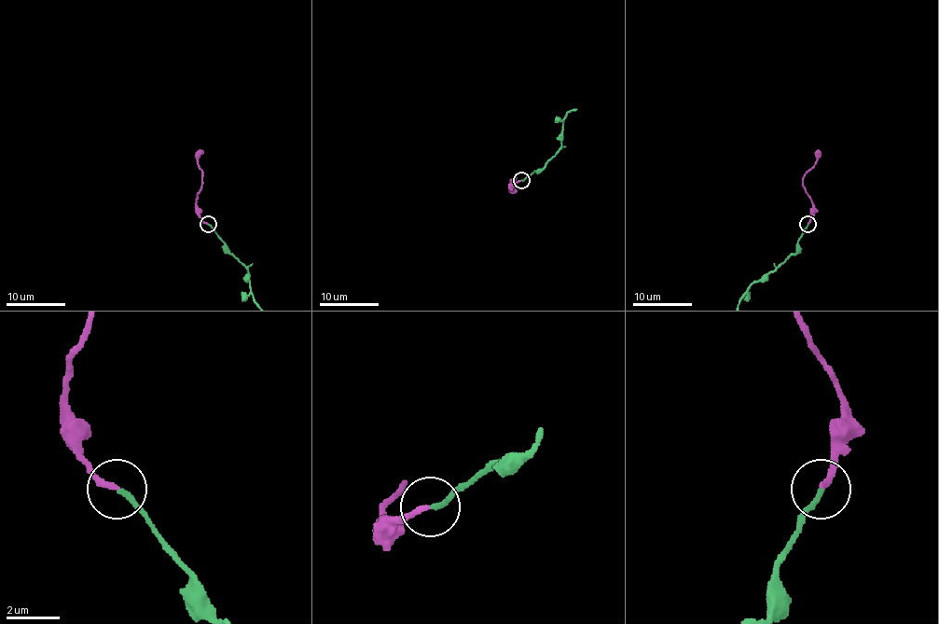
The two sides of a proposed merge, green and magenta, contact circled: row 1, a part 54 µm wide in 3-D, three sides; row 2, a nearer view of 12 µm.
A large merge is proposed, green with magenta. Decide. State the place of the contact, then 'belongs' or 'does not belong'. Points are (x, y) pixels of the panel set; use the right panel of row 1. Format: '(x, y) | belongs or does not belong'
(807, 224) | belongs

